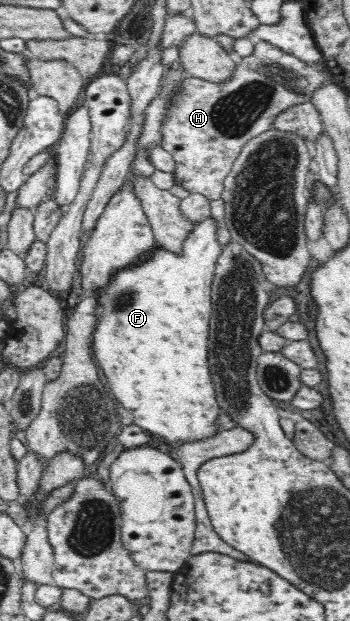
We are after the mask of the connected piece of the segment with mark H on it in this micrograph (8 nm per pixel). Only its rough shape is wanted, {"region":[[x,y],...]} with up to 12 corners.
{"region":[[263,40],[185,75],[161,123],[174,183],[218,200],[249,139],[327,76]]}

